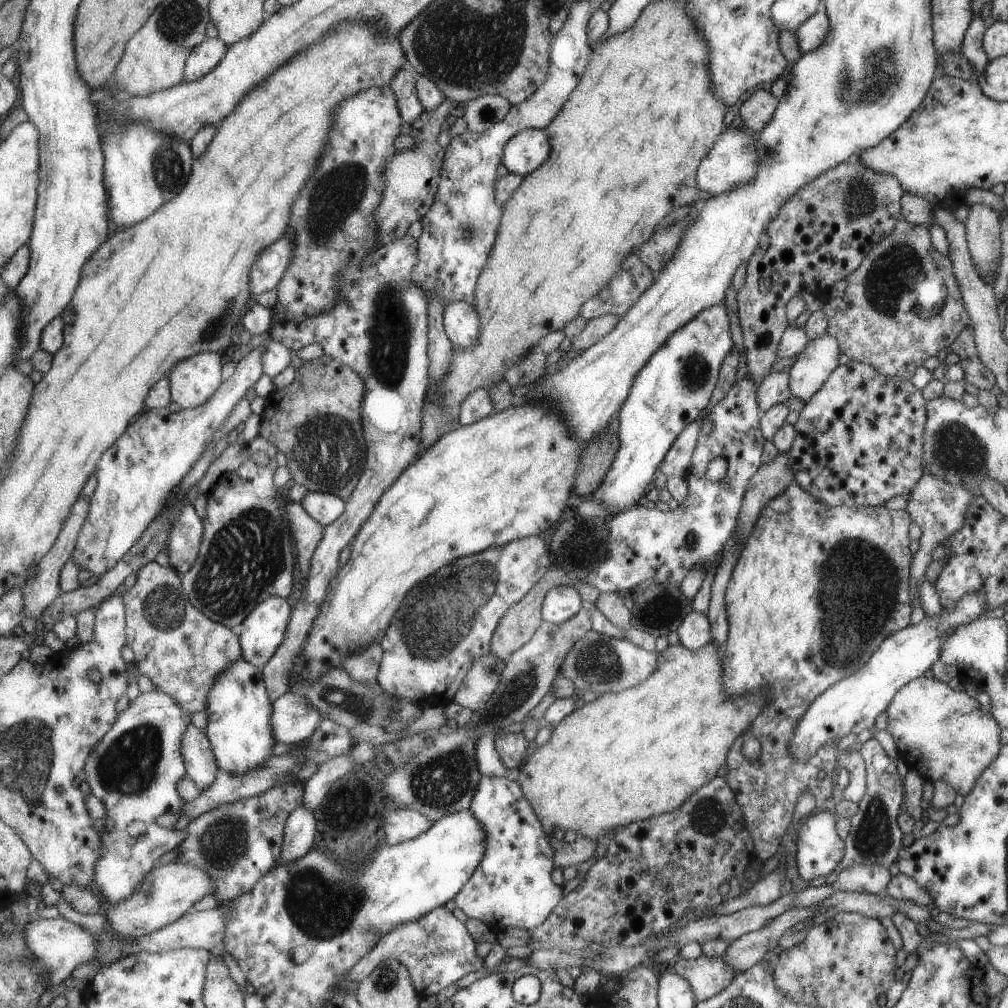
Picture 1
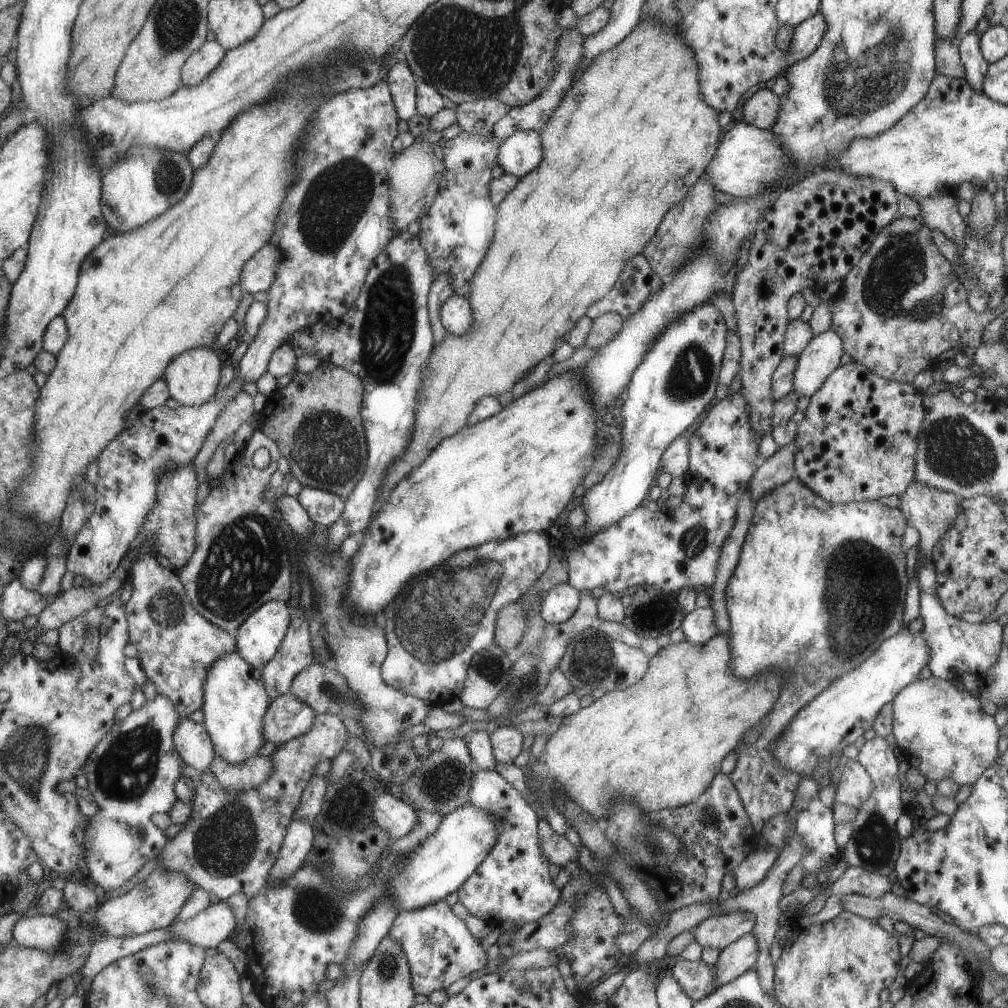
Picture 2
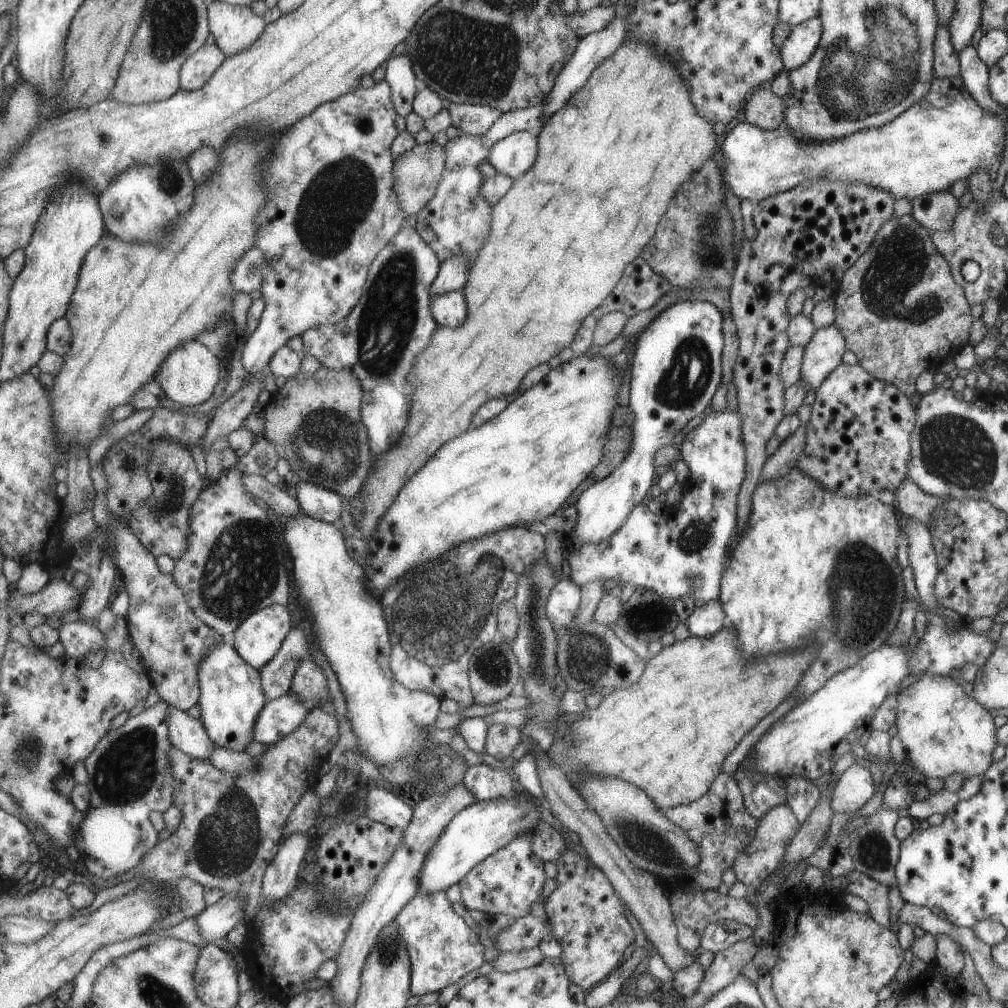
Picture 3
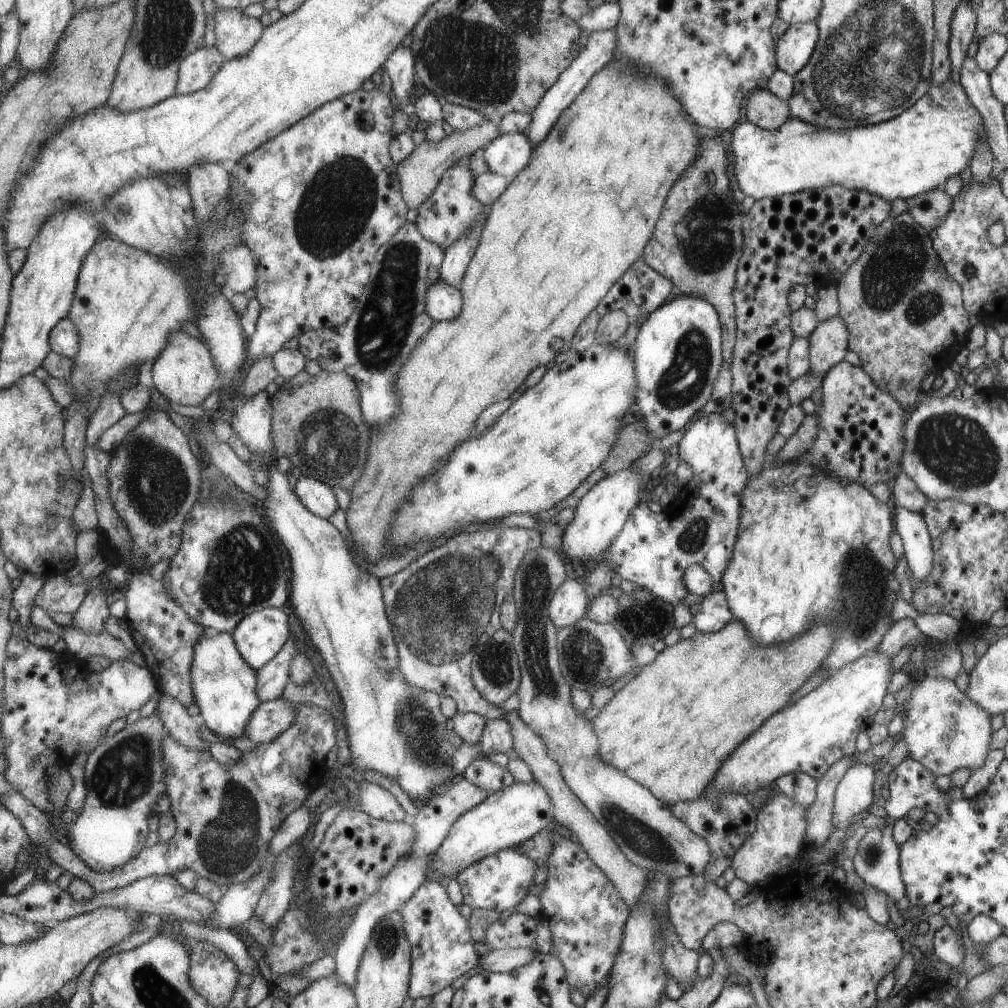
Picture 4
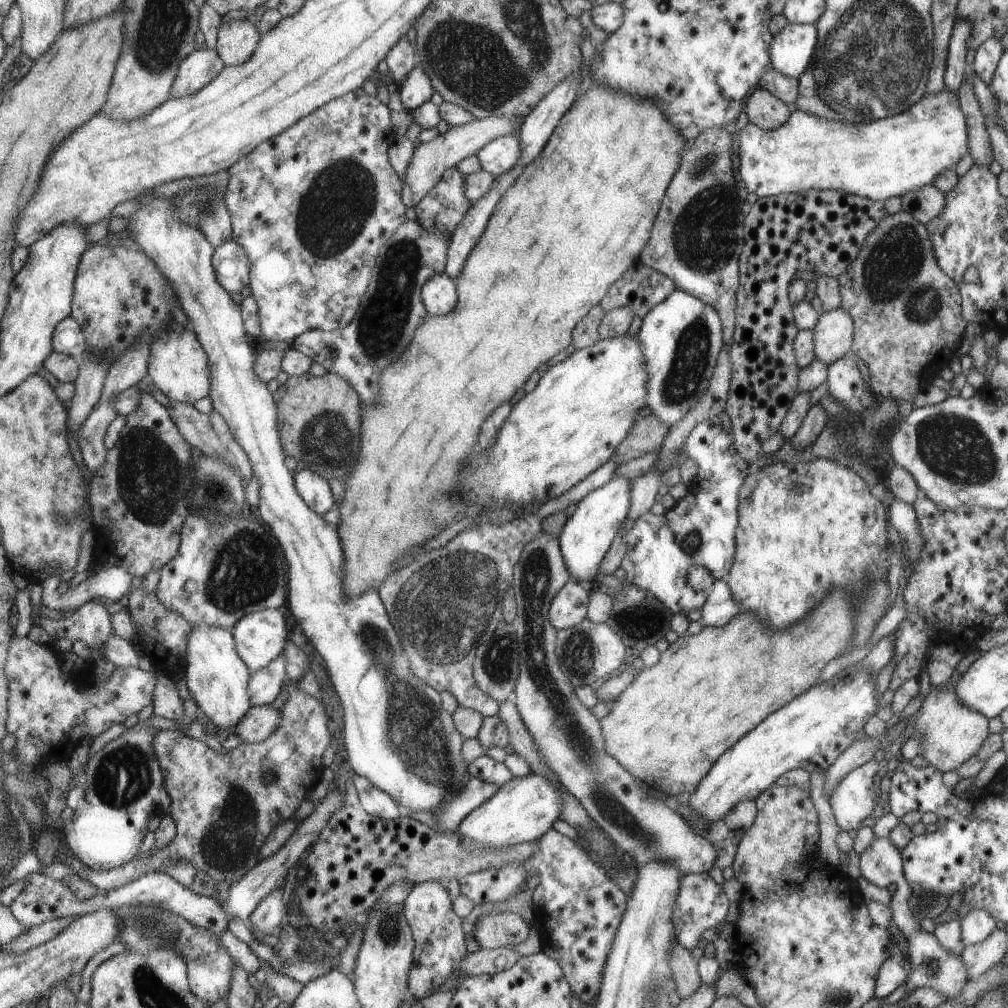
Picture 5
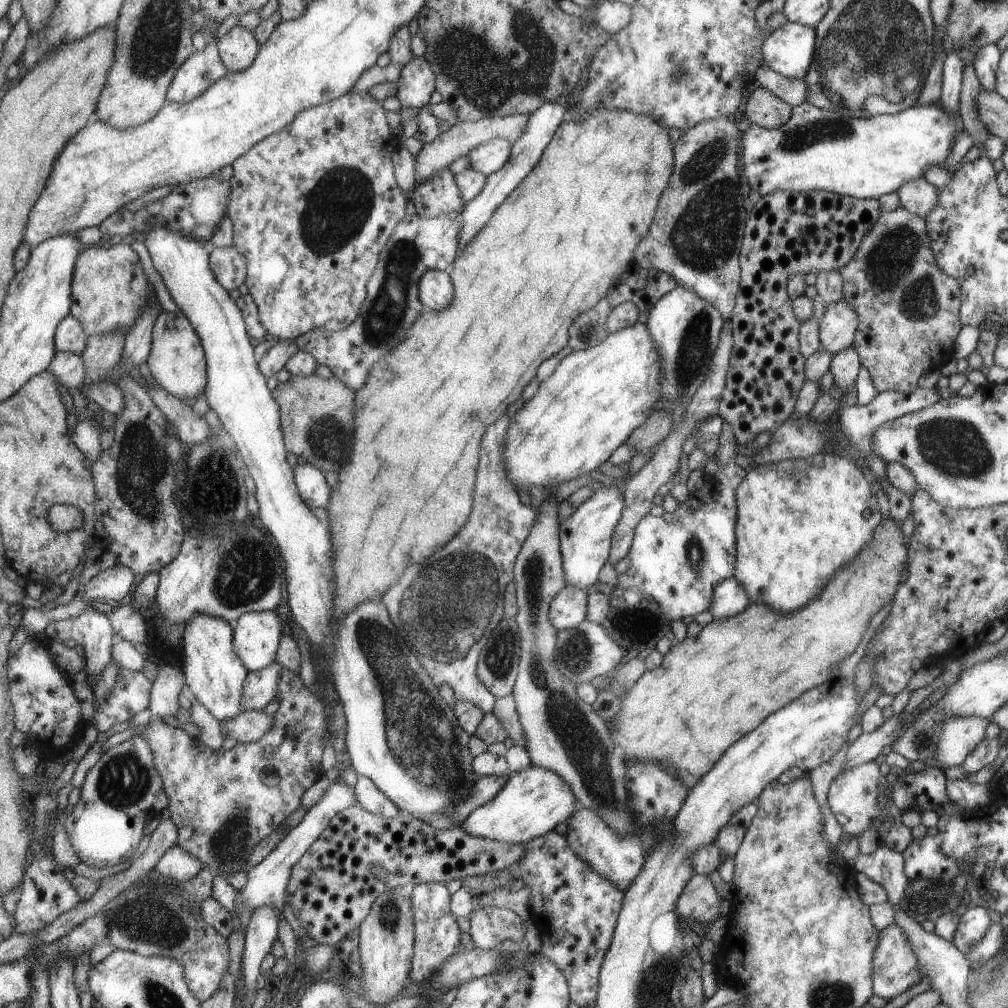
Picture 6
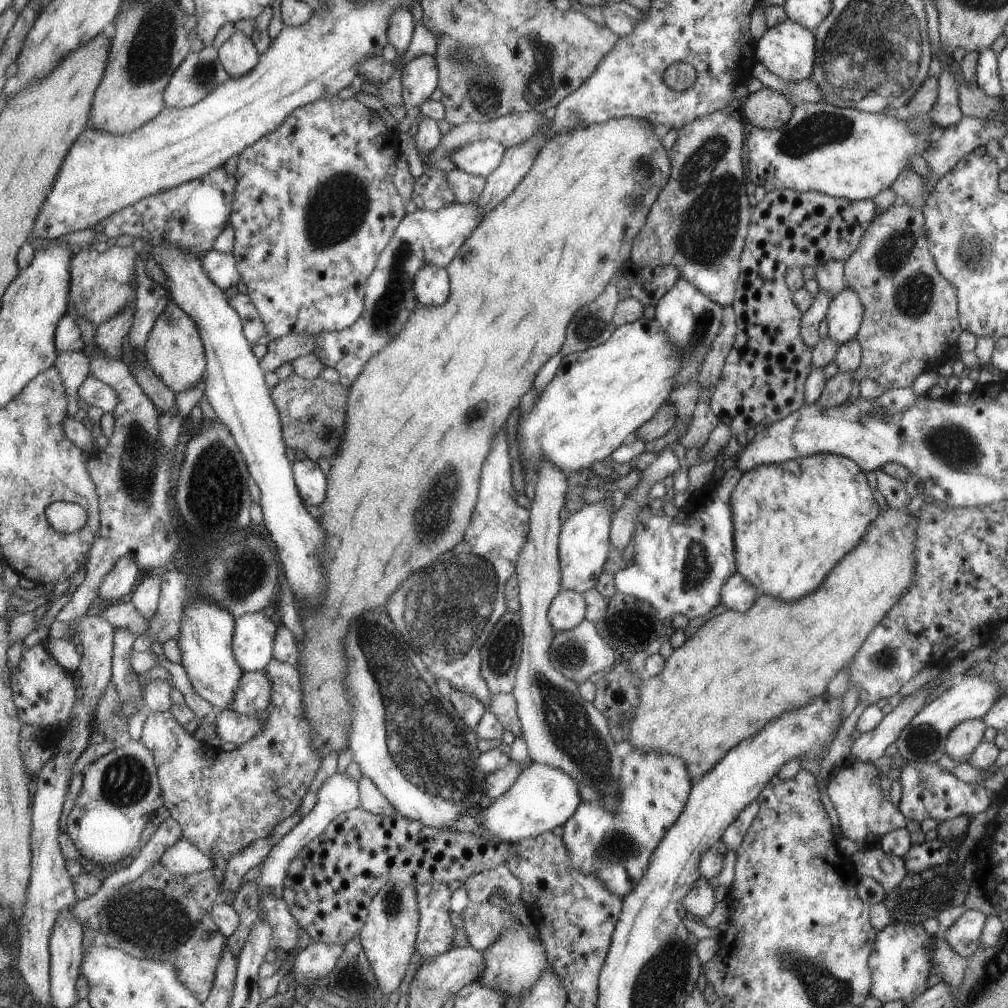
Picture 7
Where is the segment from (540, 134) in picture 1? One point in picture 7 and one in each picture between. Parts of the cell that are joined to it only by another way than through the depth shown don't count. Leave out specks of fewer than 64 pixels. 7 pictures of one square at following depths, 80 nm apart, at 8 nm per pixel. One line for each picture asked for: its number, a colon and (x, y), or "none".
2: (523, 152)
3: (513, 156)
4: (508, 155)
5: (501, 155)
6: (491, 157)
7: (482, 157)

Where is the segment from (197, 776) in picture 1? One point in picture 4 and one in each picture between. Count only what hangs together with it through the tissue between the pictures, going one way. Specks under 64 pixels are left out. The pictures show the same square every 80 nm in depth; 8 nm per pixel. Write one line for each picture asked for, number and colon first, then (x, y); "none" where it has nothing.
2: (193, 741)
3: (190, 734)
4: (185, 728)

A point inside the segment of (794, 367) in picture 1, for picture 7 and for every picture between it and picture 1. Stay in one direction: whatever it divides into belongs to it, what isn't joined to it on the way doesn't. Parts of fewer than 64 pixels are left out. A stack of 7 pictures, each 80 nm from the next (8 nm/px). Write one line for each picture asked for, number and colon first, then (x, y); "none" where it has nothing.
2: (820, 357)
3: (822, 353)
4: (828, 342)
5: (832, 335)
6: (836, 330)
7: (844, 313)

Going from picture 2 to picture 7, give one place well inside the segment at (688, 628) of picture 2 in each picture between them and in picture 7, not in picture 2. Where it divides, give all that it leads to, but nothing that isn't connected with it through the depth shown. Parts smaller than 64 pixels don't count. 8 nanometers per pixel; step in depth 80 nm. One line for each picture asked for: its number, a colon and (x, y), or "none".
3: (708, 618)
4: (714, 613)
5: (720, 607)
6: (728, 599)
7: (737, 594)

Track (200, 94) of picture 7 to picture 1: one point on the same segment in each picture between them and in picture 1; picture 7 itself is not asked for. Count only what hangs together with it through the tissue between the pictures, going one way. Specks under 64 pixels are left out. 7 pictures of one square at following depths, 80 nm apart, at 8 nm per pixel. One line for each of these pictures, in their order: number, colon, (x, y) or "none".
1: (210, 53)
2: (201, 64)
3: (198, 70)
4: (199, 68)
5: (203, 66)
6: (203, 69)

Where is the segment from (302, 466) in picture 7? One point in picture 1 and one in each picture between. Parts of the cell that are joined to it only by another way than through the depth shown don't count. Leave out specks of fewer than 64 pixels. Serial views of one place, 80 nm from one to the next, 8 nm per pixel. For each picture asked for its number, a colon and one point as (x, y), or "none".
1: (326, 508)
2: (325, 508)
3: (325, 504)
4: (318, 496)
5: (315, 489)
6: (313, 486)

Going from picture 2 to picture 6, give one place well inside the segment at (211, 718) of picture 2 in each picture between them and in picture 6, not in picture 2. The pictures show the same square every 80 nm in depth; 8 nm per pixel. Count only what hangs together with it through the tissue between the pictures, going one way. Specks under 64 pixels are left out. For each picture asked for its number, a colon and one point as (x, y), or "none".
3: (232, 695)
4: (225, 685)
5: (219, 679)
6: (216, 676)

